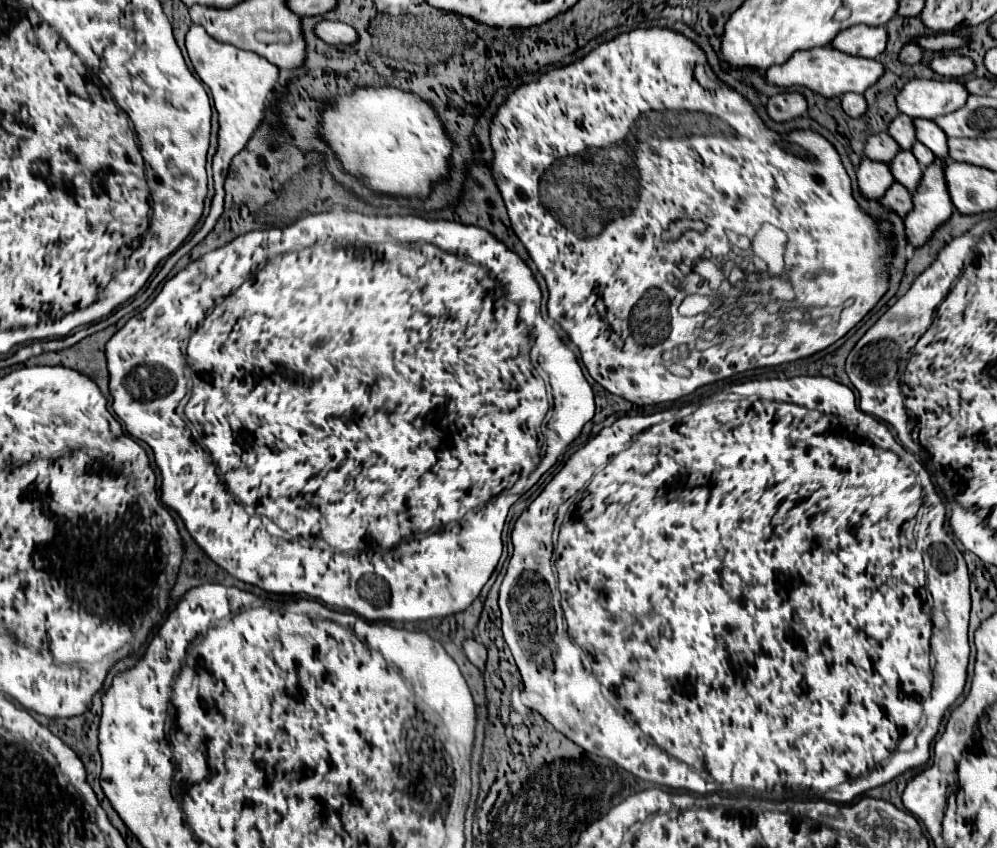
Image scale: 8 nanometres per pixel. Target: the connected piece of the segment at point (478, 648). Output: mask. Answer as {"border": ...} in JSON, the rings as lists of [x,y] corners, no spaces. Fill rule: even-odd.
{"border":[[[474,638],[464,640],[464,652],[466,652],[468,660],[474,666],[478,666],[480,670],[484,670],[484,664],[486,664],[486,648],[480,642],[476,642]]]}

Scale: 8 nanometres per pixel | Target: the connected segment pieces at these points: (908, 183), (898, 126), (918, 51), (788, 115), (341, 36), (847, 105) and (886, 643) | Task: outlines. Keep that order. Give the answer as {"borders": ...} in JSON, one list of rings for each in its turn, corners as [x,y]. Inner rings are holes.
{"borders":[[[[898,152],[894,162],[890,160],[888,168],[890,168],[894,182],[902,184],[910,192],[914,192],[914,188],[918,186],[918,180],[922,178],[922,168],[918,160],[914,160],[912,152]]],[[[898,114],[898,120],[894,120],[888,130],[890,136],[894,138],[894,142],[902,148],[902,150],[912,150],[914,146],[914,128],[910,128],[910,118],[908,116],[902,116]]],[[[910,42],[910,44],[906,44],[906,46],[902,46],[902,50],[898,52],[898,60],[900,62],[904,62],[904,64],[918,64],[920,60],[922,60],[922,48],[918,48],[918,44],[914,44],[914,42]]],[[[782,92],[768,100],[766,110],[774,122],[788,122],[806,114],[806,100],[798,92]]],[[[320,20],[316,26],[314,26],[314,34],[326,42],[326,44],[354,44],[354,40],[358,38],[354,28],[350,28],[348,24],[342,24],[342,22],[332,22],[332,20]]],[[[844,94],[842,96],[842,110],[850,118],[860,118],[862,112],[866,112],[866,100],[860,94]]],[[[826,376],[748,380],[727,389],[724,386],[720,392],[700,402],[648,415],[619,418],[612,426],[602,428],[598,436],[568,458],[564,468],[548,482],[538,500],[534,500],[514,524],[514,554],[500,586],[500,610],[504,640],[510,646],[524,680],[522,704],[540,712],[558,732],[572,742],[578,742],[586,752],[614,760],[640,780],[700,795],[721,792],[737,795],[731,792],[752,790],[756,794],[740,794],[758,796],[766,792],[766,798],[770,800],[824,798],[850,802],[858,794],[882,786],[910,768],[924,766],[931,756],[931,741],[939,731],[945,712],[964,690],[970,658],[970,575],[954,540],[944,530],[944,504],[936,493],[926,468],[894,440],[886,424],[870,414],[864,414],[856,406],[854,392],[848,386]],[[646,452],[650,452],[650,458],[644,456]],[[580,490],[580,500],[570,506],[560,526],[556,542],[556,580],[556,572],[552,568],[552,528],[557,519],[558,506]],[[558,590],[562,592],[562,606]],[[916,726],[920,728],[916,746],[912,750],[898,750],[898,742]]]]}

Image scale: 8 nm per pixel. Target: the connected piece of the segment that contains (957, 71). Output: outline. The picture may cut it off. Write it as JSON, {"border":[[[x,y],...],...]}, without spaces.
{"border":[[[942,54],[938,58],[934,58],[928,68],[944,78],[962,78],[966,74],[970,74],[974,70],[974,62],[966,56],[960,56],[960,54]]]}

